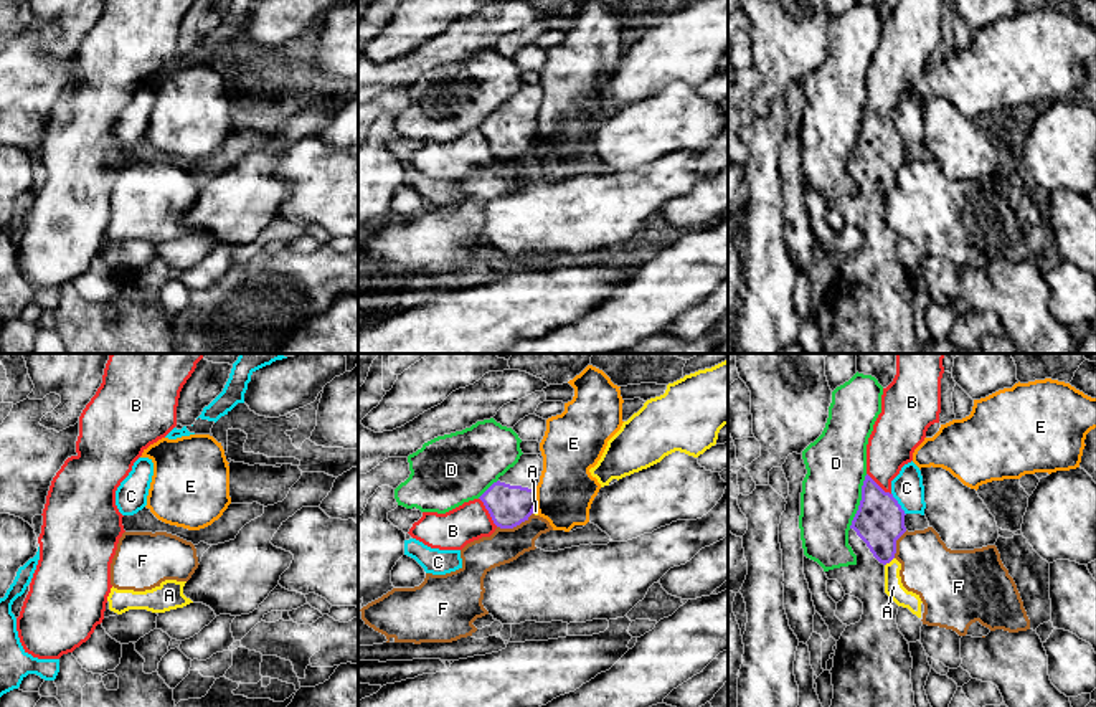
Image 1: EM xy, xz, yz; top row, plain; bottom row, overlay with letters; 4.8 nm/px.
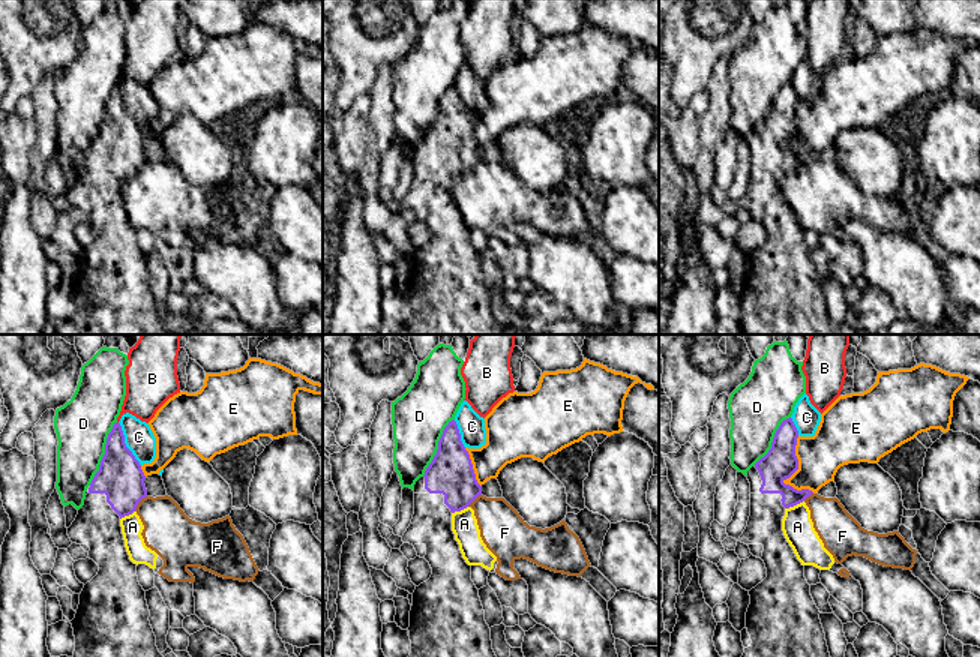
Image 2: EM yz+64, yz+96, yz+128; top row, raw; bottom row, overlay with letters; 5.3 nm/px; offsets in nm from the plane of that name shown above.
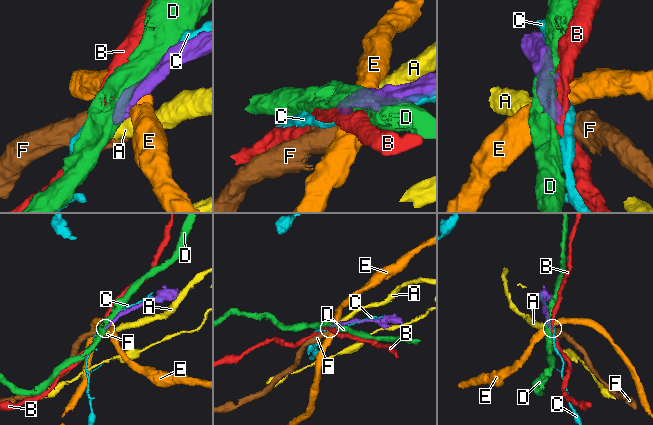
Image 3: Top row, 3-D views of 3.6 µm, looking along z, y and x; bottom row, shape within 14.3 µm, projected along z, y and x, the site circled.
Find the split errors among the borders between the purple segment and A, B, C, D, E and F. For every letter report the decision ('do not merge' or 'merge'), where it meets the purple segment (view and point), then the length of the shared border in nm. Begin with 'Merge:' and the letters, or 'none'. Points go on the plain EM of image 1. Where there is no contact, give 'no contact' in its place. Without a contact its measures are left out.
Merge: none
A: do not merge; meets purple in yz at (888, 192); contact 60 nm long
B: do not merge; meets purple in xz at (489, 142); contact 170 nm long
C: do not merge; meets purple in yz at (898, 134); contact 130 nm long
D: do not merge; meets purple in yz at (860, 131); contact 280 nm long
E: do not merge; meets purple in xz at (535, 128); contact 90 nm long
F: do not merge; meets purple in xz at (514, 156); contact 190 nm long

